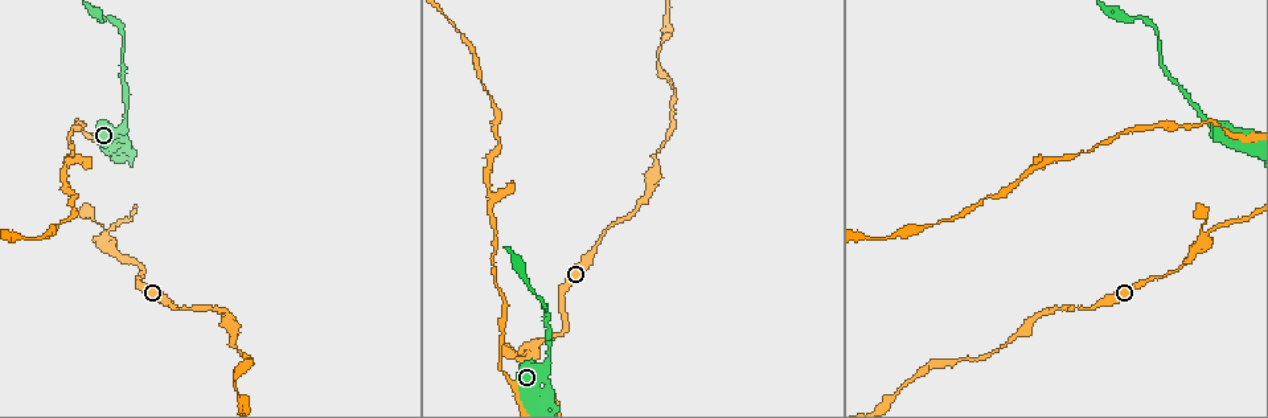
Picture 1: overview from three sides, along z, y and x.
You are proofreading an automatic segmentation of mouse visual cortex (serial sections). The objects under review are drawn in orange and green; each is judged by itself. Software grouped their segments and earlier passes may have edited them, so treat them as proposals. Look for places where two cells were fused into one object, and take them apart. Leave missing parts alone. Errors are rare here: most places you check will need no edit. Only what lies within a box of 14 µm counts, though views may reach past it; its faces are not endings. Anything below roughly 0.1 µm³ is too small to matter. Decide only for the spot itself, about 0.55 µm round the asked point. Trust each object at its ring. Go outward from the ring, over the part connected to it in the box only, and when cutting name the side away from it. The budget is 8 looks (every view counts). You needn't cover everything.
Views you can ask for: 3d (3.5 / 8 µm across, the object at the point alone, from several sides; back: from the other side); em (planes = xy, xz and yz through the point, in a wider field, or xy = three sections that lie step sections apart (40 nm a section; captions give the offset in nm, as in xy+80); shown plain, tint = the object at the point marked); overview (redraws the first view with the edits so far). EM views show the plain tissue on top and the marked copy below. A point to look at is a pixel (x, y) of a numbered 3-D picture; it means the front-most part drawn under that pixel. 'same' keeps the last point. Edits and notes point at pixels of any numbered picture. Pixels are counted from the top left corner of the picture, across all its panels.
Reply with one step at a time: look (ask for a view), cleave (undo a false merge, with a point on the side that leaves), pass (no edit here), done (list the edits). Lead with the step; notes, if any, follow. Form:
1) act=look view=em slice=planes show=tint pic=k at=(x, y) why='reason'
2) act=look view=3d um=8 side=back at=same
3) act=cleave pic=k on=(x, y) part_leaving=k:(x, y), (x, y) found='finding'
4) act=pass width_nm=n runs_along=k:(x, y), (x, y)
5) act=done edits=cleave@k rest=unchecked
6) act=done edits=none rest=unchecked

act=look view=3d um=3.5 pic=1 at=(551, 396) why='thin arm on a thick one'

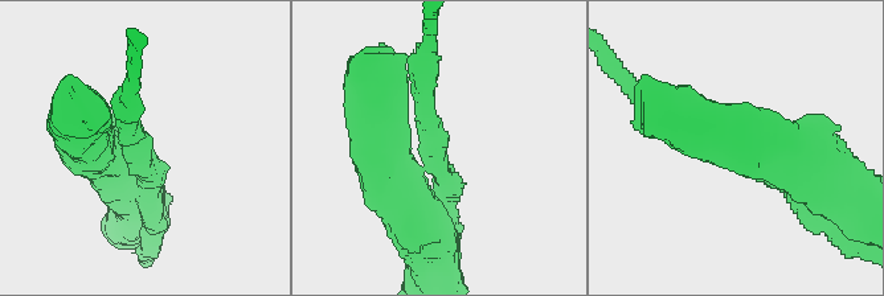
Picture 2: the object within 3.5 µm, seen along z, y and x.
act=look view=em slice=planes show=tint pic=2 at=(435, 155) arms=3 arm_widths_nm=250,500,600 why='shape alone is not enough'

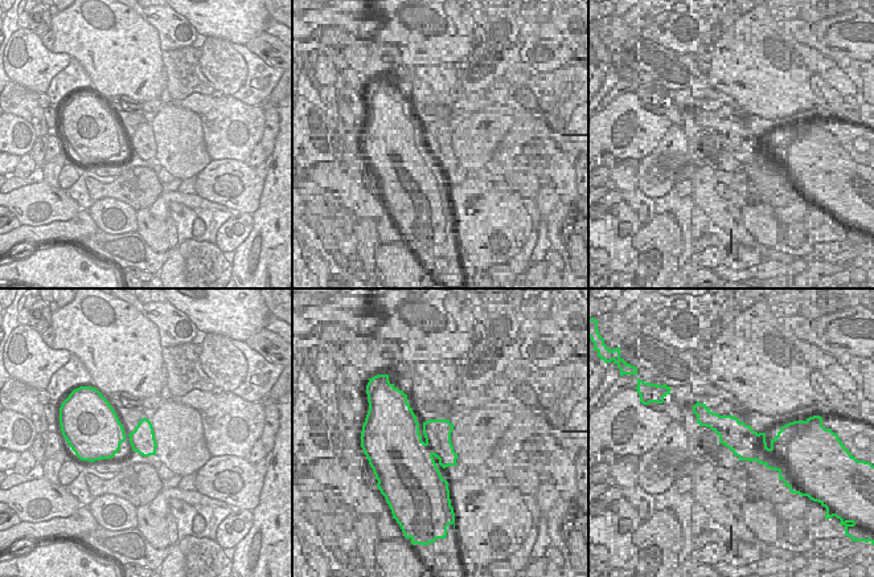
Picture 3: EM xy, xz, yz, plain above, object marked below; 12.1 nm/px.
act=pass width_nm=320 runs_along=2:(381, 139), (425, 85) found='all the same cell'

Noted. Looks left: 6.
act=look view=3d um=8 pic=1 at=(1178, 266) why='sharp bend'

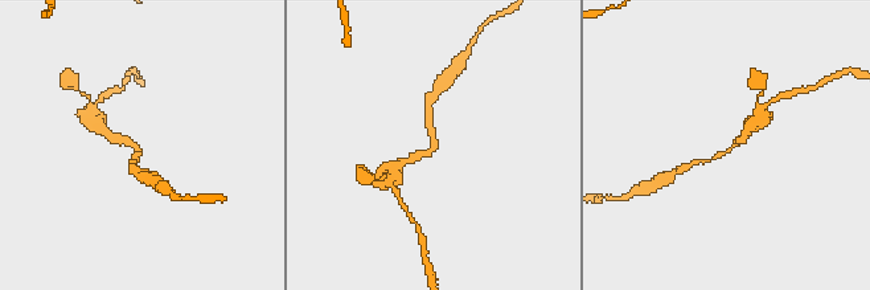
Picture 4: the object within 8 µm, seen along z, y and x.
act=look view=3d um=3.5 pic=4 at=(137, 148)

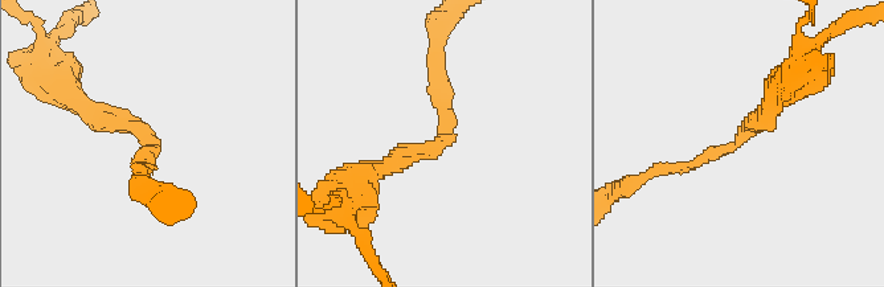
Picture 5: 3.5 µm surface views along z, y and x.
act=look view=em slice=xy step=2 show=tint pic=5 at=(150, 139)

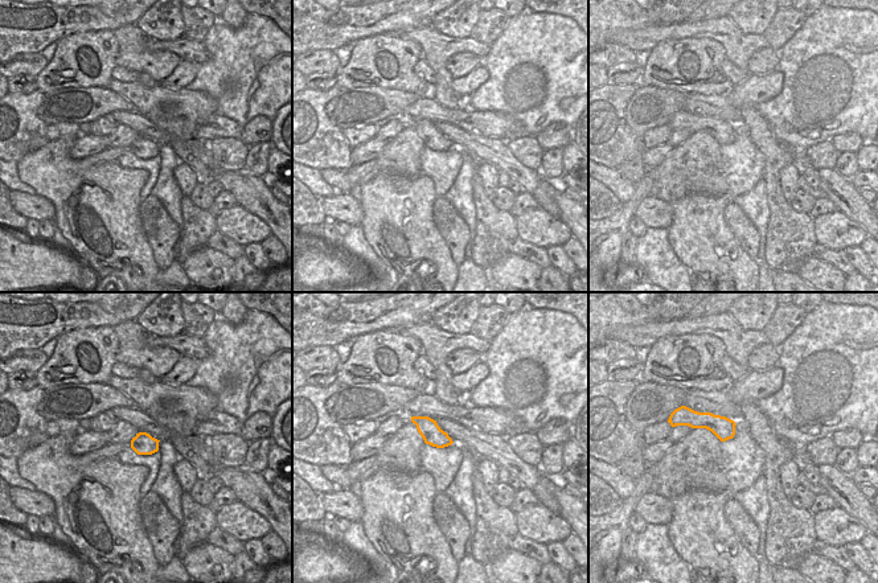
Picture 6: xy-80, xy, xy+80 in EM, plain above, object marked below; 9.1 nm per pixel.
act=pass runs_along=5:(667, 168), (732, 148), (772, 103) found='all the same cell'

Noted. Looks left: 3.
act=look view=3d um=8 pic=1 at=(1204, 239)

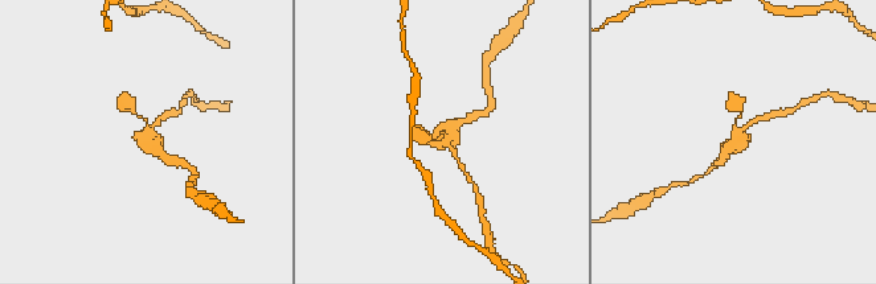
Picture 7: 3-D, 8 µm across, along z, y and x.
act=look view=em slice=xy step=2 show=tint pic=7 at=(149, 136)

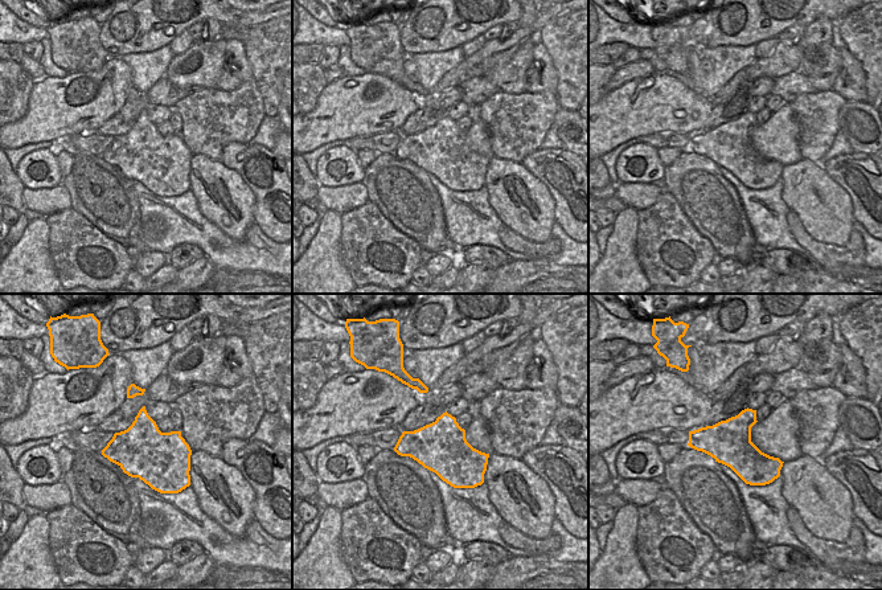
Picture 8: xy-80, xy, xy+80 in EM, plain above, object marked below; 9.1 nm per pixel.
act=pass runs_along=7:(170, 161), (150, 142), (143, 118), (129, 106) found='one cell here'

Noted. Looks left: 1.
act=done edits=none rest=unchecked

